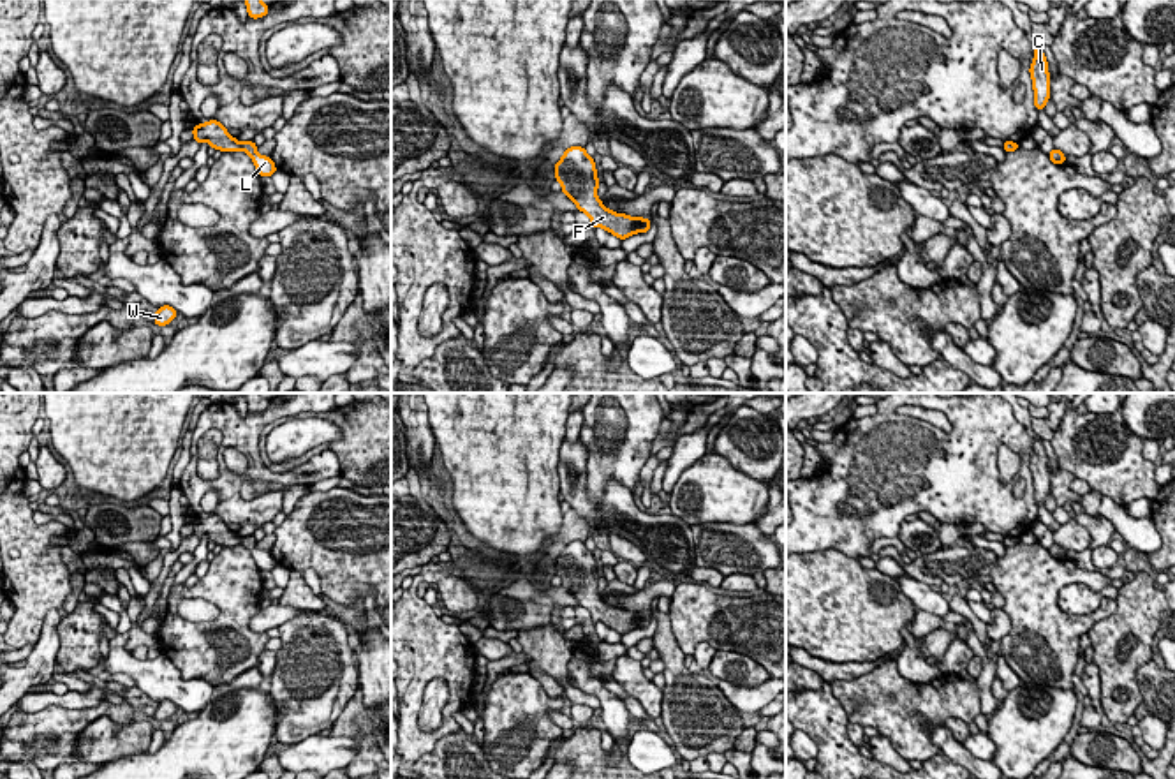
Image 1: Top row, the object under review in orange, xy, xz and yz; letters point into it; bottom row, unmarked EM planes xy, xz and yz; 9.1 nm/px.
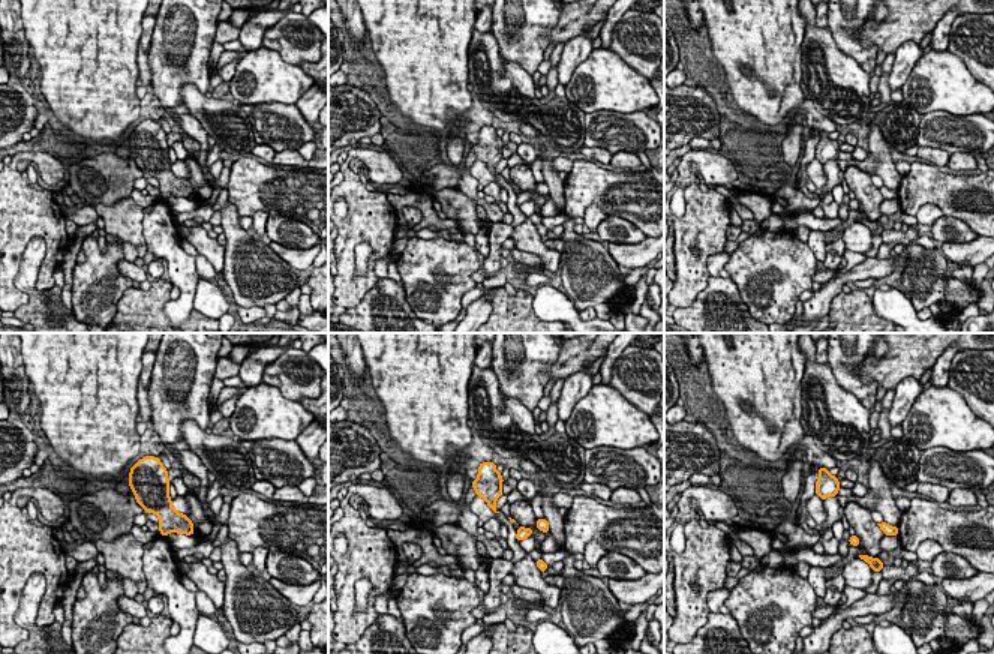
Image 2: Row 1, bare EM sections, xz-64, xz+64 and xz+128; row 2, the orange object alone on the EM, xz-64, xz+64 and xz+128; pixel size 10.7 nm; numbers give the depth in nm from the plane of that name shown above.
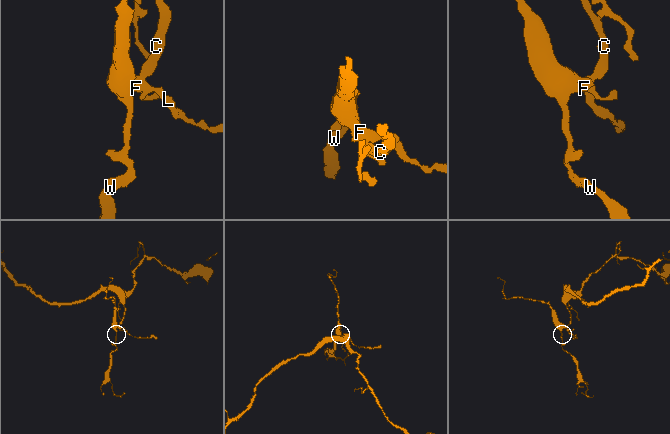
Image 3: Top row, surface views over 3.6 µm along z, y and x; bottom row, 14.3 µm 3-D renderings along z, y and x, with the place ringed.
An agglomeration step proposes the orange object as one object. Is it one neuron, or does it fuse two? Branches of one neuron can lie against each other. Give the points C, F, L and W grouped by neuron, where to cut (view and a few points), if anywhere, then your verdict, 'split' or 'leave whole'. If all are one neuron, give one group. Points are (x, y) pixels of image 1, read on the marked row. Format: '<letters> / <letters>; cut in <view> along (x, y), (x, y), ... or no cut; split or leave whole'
C F W / L; cut in xz along (633, 217), (638, 231); split

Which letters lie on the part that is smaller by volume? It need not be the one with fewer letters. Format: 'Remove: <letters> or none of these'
Remove: L

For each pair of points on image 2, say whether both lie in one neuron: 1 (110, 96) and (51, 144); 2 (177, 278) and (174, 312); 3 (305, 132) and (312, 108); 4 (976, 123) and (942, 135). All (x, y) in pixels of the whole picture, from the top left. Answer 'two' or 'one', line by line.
1: two
2: one
3: two
4: one

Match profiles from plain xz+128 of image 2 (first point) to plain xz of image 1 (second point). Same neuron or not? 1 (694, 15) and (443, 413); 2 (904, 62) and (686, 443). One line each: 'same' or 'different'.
1: different
2: same

